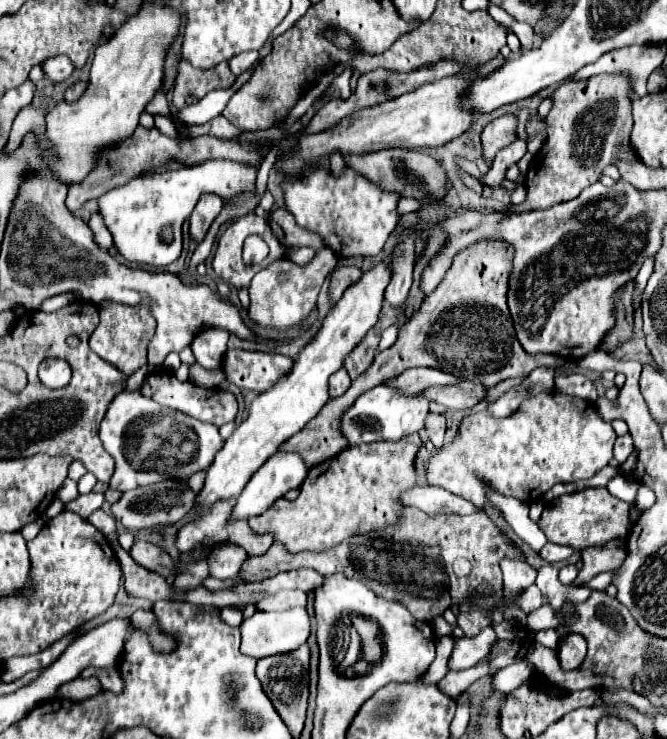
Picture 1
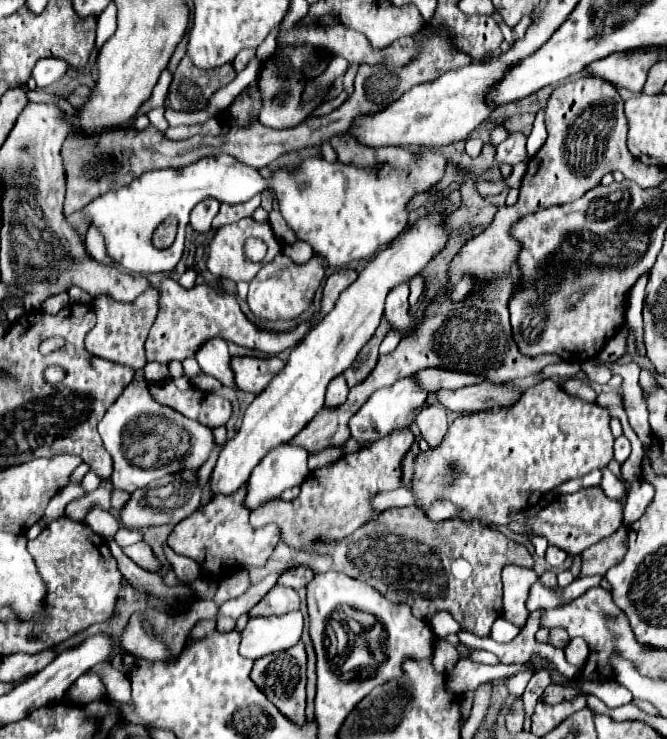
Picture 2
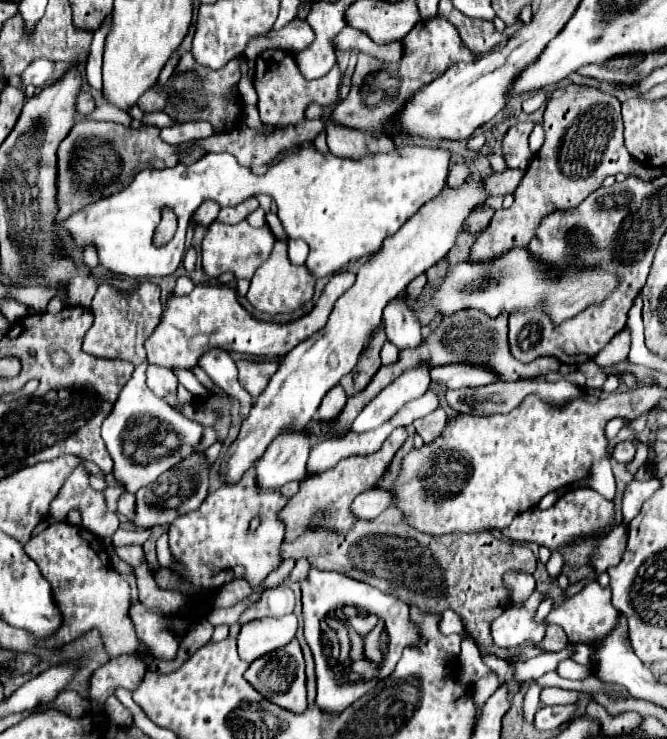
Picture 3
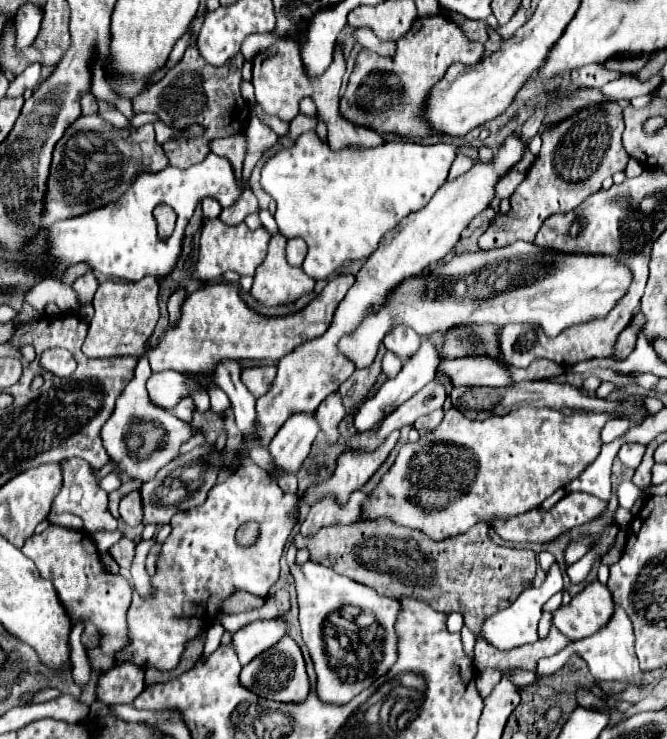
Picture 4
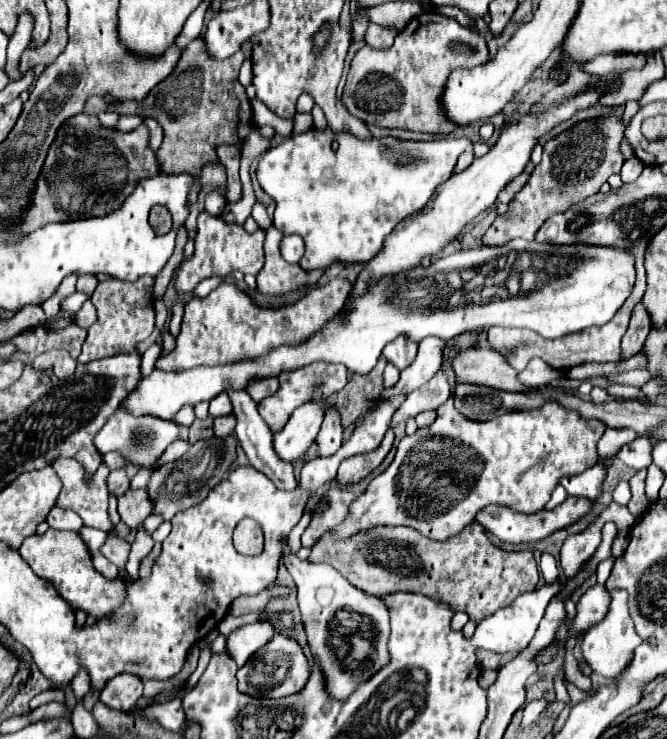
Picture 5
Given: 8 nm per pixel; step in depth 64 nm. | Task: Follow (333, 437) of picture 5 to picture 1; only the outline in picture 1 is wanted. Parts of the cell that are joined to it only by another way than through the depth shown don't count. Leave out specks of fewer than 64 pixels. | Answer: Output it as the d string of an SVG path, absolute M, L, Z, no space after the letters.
M344 368L330 376L330 392L328 392L330 398L342 396L348 388L350 388L350 376L348 376L348 372Z

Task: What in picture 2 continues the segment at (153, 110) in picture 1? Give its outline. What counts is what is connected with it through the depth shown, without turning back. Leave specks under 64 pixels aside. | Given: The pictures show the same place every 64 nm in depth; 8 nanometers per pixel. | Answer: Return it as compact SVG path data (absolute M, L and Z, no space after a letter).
M164 70L152 91L151 97L140 107L139 112L144 114L158 106L165 105L168 88L172 82L172 75L169 70Z

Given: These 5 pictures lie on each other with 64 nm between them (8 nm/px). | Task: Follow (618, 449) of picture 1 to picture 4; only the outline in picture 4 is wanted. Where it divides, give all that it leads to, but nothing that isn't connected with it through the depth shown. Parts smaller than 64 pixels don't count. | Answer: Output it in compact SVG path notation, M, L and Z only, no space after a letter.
M622 444L622 448L620 448L620 452L618 452L615 461L617 461L617 464L619 464L619 466L622 467L614 467L614 462L613 462L613 467L612 467L612 492L613 492L613 480L616 480L615 478L618 476L620 476L620 473L622 471L624 471L624 473L622 473L623 475L627 474L627 480L628 480L628 471L633 469L634 471L636 470L636 468L638 468L638 466L640 466L640 462L642 462L642 456L644 456L644 452L646 452L646 446L644 446L644 444Z

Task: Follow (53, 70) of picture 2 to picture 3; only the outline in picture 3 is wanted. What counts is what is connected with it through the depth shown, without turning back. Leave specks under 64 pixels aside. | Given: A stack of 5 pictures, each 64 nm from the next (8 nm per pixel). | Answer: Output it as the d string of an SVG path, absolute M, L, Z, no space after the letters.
M36 60L36 62L32 62L32 64L22 72L22 76L20 76L22 86L28 86L28 84L34 84L36 88L44 86L44 82L50 80L52 70L54 70L54 64L48 62L48 60Z

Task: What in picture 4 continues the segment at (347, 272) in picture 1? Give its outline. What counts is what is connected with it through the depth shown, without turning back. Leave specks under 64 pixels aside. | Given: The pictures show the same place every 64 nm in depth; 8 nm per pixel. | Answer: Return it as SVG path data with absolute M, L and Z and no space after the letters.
M340 274L326 284L300 312L288 316L262 316L254 312L242 298L236 284L216 282L190 294L182 304L182 318L174 328L162 336L160 344L148 350L150 366L154 372L210 372L224 360L268 360L278 362L294 348L322 336L332 324L334 310L354 284L354 276Z

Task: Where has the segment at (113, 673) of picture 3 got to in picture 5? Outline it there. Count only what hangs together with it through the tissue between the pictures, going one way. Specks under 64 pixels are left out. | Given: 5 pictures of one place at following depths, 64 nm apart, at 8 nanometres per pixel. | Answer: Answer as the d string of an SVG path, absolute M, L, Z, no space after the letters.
M120 674L112 678L100 692L100 700L108 708L132 710L142 696L142 680L132 674Z

